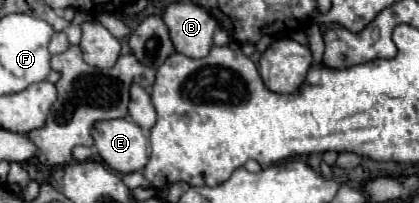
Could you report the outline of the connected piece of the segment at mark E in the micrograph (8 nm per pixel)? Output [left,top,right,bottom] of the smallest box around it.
[93,119,149,175]

